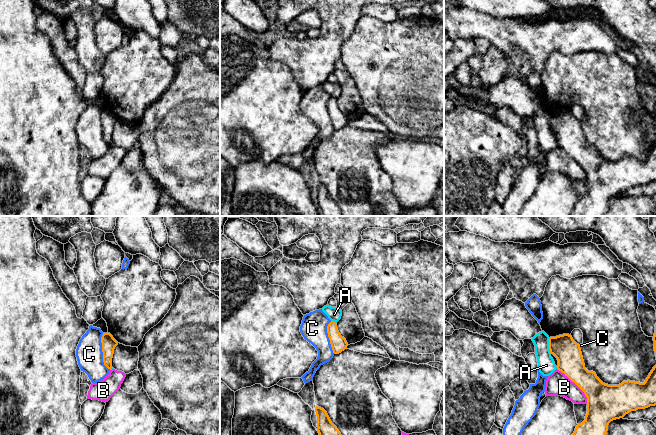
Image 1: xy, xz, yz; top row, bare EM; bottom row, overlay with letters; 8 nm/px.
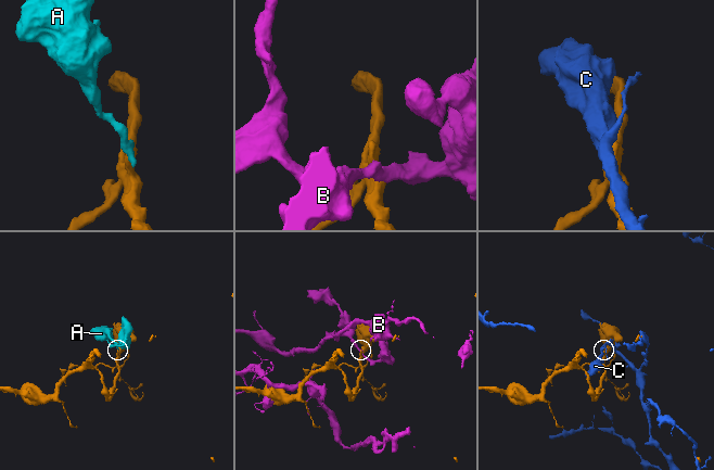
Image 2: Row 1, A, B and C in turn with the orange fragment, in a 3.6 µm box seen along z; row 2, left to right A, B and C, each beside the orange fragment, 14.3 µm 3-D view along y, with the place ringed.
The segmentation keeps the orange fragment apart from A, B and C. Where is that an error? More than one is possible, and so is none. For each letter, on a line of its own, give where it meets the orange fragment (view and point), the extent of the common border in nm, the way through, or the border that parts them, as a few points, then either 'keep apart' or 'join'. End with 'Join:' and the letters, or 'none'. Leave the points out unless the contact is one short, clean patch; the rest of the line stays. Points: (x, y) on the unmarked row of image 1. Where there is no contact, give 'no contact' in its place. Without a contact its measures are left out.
A: yz (549, 122) | 130 nm | along yz (548, 114), (548, 125), (551, 129) | keep apart
B: yz (576, 160) | 380 nm | keep apart
C: xy (102, 127) | 300 nm | keep apart
Join: none

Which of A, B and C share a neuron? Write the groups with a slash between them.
A / B / C

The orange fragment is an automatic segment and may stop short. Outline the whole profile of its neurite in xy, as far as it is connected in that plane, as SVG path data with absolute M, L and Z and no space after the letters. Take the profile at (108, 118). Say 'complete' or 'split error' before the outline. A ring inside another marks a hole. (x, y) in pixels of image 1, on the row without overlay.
complete; M107 108L103 109L101 113L101 119L104 141L111 146L114 125L118 121L118 118L113 114L110 109Z

